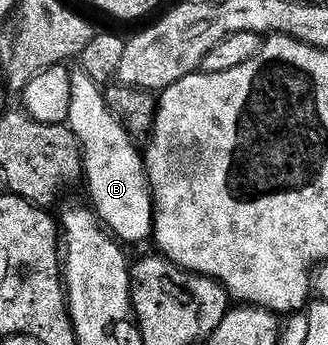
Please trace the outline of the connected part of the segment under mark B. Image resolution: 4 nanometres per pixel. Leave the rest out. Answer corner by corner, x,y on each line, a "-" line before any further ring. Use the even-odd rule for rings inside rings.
81,69
71,71
71,84
73,85
73,101
70,102
67,123
71,133
79,143
79,151
83,154
83,179
87,191
91,194
90,206
99,217
99,222
120,244
143,243
152,238
155,229
155,203
151,200
151,188
147,186
147,168
144,156
137,148
136,140
131,138
121,121
109,109
106,94
101,90
100,84
89,77

